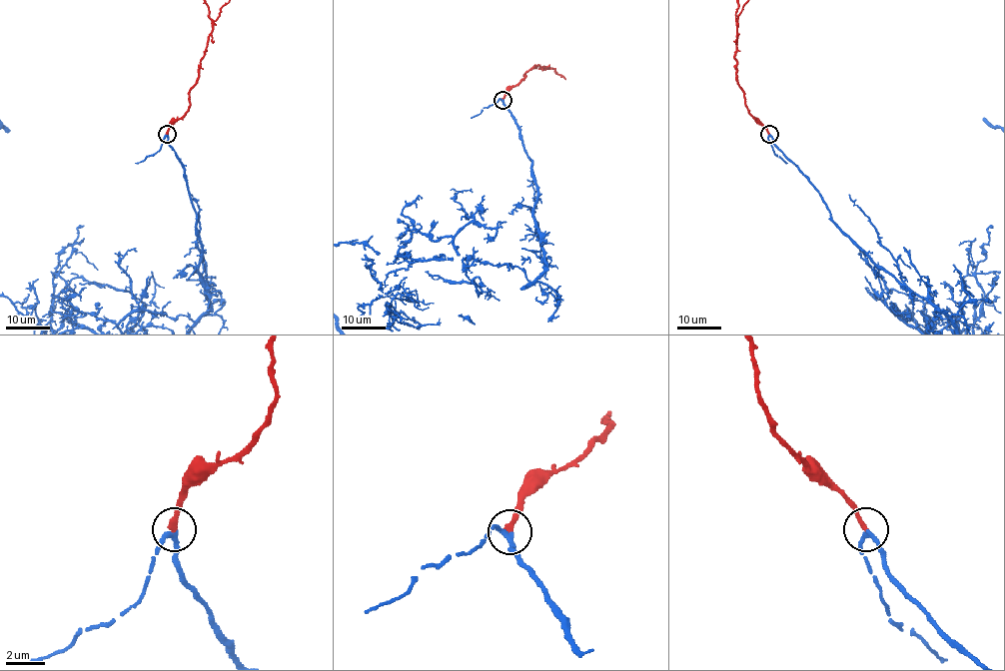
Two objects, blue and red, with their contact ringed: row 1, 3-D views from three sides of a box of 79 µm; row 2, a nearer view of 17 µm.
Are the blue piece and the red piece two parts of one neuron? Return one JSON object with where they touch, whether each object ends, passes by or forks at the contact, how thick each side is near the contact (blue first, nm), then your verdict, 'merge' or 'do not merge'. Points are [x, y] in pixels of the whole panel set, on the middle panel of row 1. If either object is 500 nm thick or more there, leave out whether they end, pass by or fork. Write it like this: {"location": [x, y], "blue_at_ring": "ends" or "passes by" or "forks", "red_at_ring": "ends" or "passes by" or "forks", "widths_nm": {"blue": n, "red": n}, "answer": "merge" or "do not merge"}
{"location": [502, 100], "blue_at_ring": "passes by", "red_at_ring": "ends", "widths_nm": {"blue": 200, "red": 280}, "answer": "merge"}

